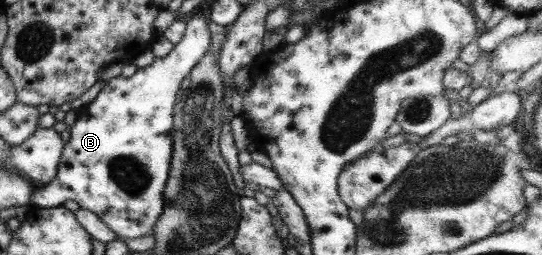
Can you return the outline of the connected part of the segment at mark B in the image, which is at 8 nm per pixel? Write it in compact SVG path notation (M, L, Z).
M193 16L186 22L186 27L181 37L181 40L173 45L170 52L162 58L153 57L152 62L144 67L139 67L136 71L129 76L129 78L123 78L118 75L110 78L103 86L95 98L93 98L85 106L79 108L76 111L76 119L68 129L69 139L64 143L59 164L57 164L55 178L45 185L34 185L31 197L29 198L29 207L38 210L56 210L61 209L63 203L66 200L73 200L77 203L79 208L89 210L89 212L95 214L101 222L103 222L111 232L113 232L118 238L121 239L134 239L142 236L153 235L153 226L157 222L157 218L160 217L163 208L165 208L165 202L163 202L163 190L164 182L167 180L170 156L172 151L172 114L174 109L175 96L177 96L177 90L179 90L179 83L190 70L199 62L200 58L208 51L209 48L209 31L207 30L207 24L202 17Z

